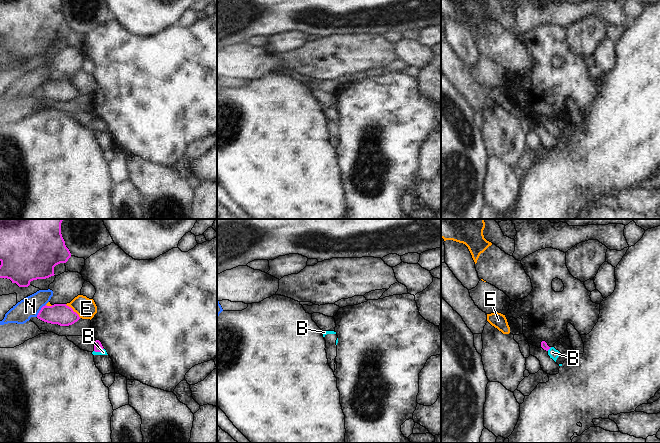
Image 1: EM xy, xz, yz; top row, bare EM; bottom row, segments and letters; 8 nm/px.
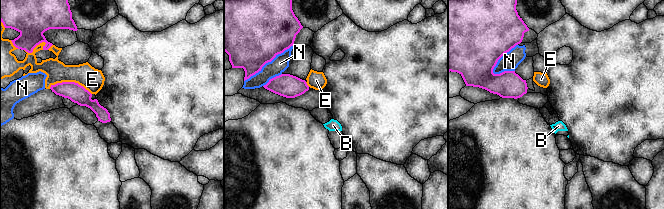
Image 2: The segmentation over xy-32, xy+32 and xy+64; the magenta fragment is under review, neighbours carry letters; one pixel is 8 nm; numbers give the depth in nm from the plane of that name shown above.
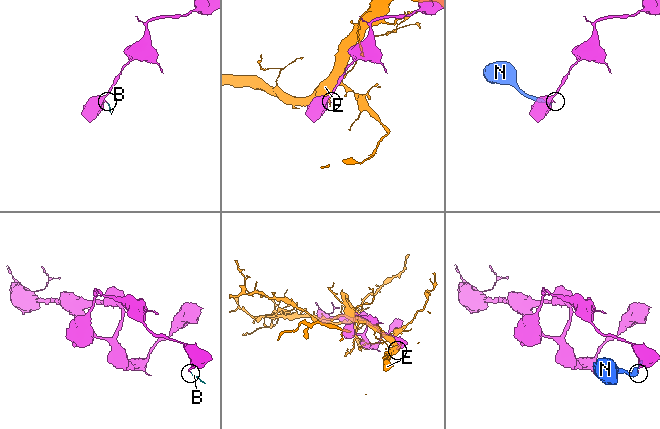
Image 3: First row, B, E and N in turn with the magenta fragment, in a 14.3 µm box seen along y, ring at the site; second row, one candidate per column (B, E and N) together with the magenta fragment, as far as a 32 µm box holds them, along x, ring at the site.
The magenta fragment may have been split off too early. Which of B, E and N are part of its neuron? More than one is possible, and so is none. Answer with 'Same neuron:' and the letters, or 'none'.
Same neuron: B

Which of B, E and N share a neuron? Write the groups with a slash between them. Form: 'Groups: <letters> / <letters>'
Groups: B / E / N.

